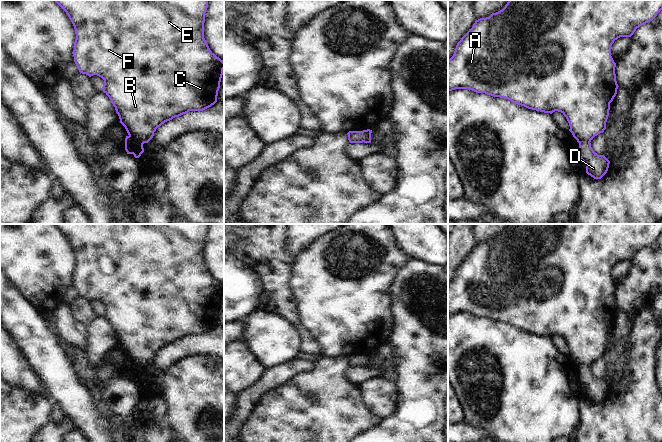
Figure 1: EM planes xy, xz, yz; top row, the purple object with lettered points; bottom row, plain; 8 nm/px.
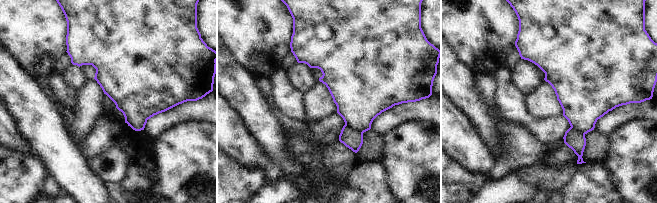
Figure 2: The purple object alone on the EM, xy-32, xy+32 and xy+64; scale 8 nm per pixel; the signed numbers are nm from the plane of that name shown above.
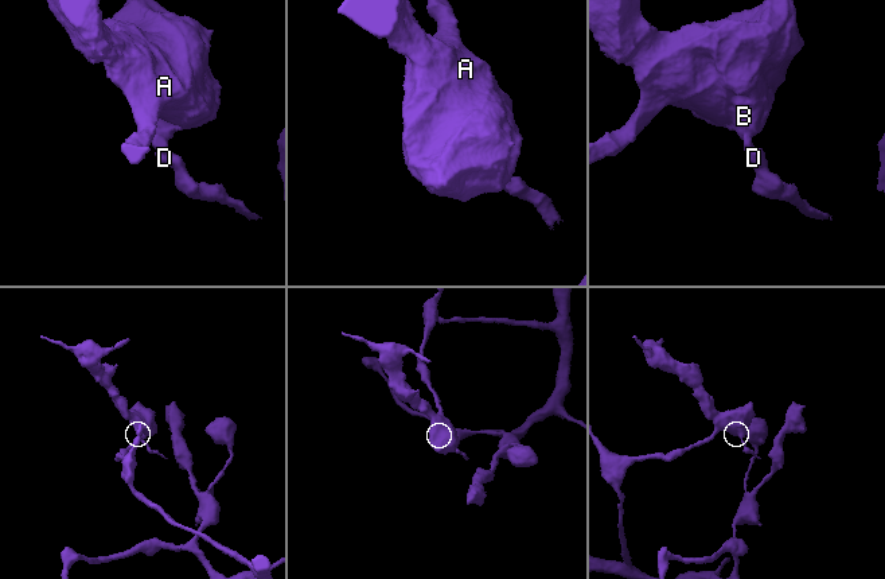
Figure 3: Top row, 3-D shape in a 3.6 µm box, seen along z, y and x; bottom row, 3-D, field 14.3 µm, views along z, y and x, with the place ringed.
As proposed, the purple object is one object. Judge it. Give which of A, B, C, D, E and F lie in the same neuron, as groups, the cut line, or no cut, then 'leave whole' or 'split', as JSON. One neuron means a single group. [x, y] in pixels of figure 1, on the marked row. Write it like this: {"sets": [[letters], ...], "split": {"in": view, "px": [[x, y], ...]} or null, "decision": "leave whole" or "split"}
{"sets": [["A", "B", "C", "E", "F"], ["D"]], "split": {"in": "xy", "px": [[129, 135], [143, 143]]}, "decision": "split"}

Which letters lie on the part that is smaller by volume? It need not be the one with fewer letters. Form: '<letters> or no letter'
D.

